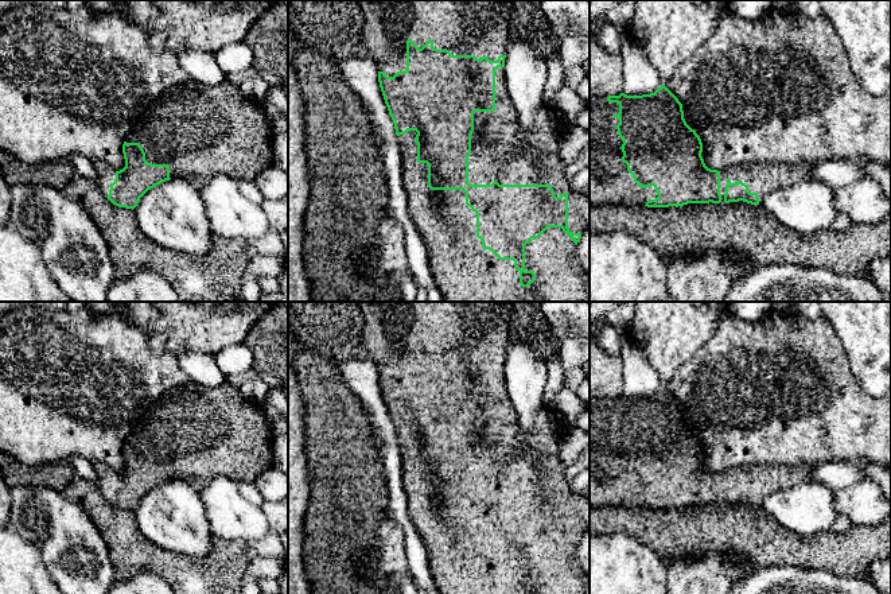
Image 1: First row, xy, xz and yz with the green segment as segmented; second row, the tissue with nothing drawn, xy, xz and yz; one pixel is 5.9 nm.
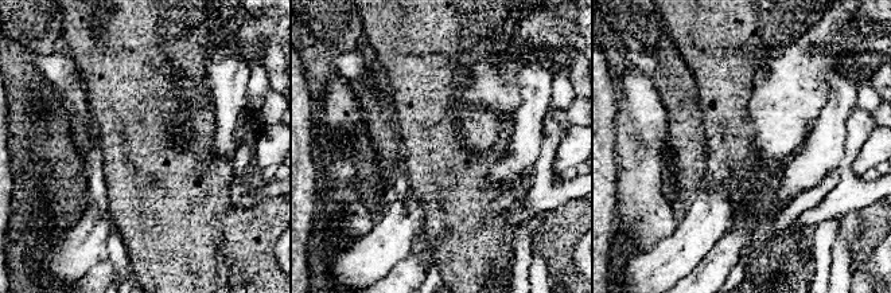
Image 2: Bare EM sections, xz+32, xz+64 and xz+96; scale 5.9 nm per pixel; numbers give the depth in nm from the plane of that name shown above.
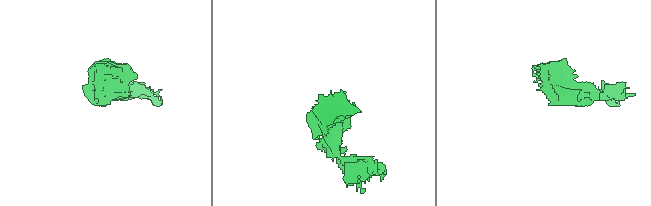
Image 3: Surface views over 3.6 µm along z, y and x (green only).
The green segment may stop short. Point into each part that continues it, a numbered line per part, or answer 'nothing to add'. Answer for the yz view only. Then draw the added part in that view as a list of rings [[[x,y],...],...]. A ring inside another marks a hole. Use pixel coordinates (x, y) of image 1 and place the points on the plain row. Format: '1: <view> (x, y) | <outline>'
1: yz (762, 481) | [[[779,465],[728,469],[720,473],[720,505],[725,505],[724,496],[728,480],[731,485],[736,485],[738,482],[746,485],[750,494],[758,496],[759,504],[773,492],[813,481],[810,470],[805,465],[795,467]]]
2: yz (610, 485) | [[[607,397],[590,400],[590,508],[645,508],[647,502],[658,500],[654,488],[641,490],[622,463],[623,443],[615,430],[619,426],[618,415],[619,405],[608,404]]]

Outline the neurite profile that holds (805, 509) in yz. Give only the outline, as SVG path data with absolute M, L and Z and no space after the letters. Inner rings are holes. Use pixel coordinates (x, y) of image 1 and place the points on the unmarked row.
M809 481L773 492L759 506L785 529L808 537L830 529L839 516L833 500L832 488Z

